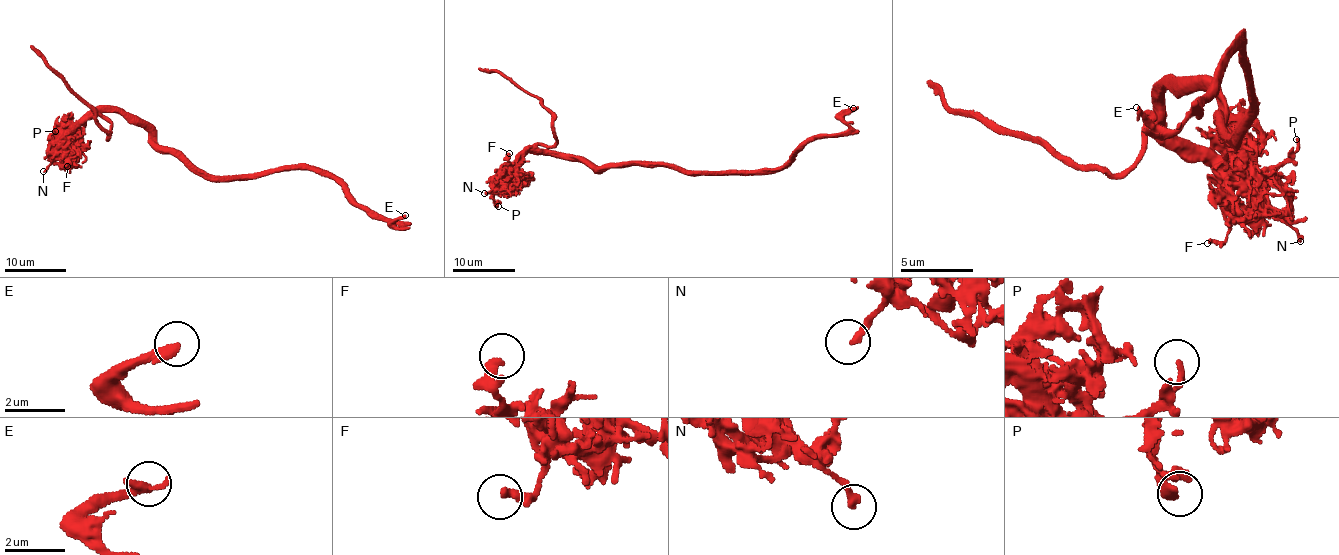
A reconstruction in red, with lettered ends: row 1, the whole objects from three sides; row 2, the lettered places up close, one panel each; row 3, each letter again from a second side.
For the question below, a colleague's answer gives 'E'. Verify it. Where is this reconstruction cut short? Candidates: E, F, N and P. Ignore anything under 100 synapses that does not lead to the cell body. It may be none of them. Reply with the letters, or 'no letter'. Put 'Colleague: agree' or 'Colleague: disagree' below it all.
no letter
Colleague: disagree

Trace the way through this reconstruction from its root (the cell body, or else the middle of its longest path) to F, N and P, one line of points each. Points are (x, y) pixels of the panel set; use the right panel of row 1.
F: (1221, 128), (1223, 100), (1184, 80), (1164, 89), (1166, 126), (1222, 183), (1229, 232), (1222, 240), (1207, 243)
N: (1221, 128), (1223, 100), (1184, 80), (1164, 89), (1170, 131), (1188, 138), (1237, 198), (1274, 212), (1300, 241)
P: (1221, 128), (1223, 100), (1184, 80), (1164, 89), (1170, 131), (1241, 170), (1274, 170), (1296, 139)

